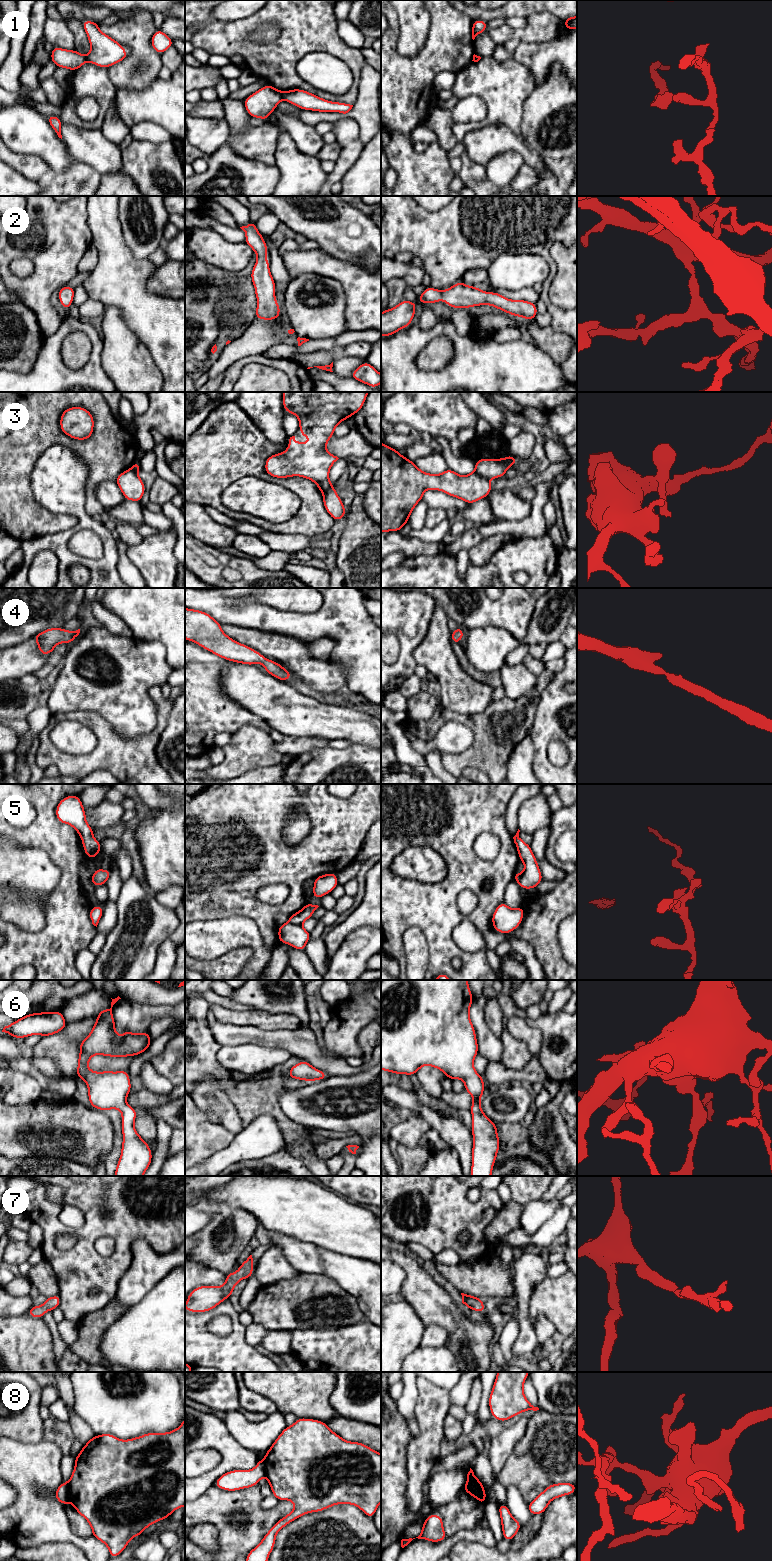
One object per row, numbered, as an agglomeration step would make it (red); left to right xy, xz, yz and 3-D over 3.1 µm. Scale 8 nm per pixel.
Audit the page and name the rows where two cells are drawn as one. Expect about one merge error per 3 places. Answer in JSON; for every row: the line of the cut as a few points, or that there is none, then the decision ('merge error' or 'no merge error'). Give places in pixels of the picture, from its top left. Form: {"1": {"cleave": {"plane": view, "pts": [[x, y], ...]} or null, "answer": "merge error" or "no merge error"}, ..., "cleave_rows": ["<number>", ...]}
{"1": {"cleave": {"plane": "xz", "pts": [[282, 92], [283, 98]]}, "answer": "merge error"}, "2": {"cleave": null, "answer": "no merge error"}, "3": {"cleave": {"plane": "yz", "pts": [[475, 470], [488, 479]]}, "answer": "merge error"}, "4": {"cleave": null, "answer": "no merge error"}, "5": {"cleave": {"plane": "xz", "pts": [[288, 921], [301, 925]]}, "answer": "merge error"}, "6": {"cleave": null, "answer": "no merge error"}, "7": {"cleave": null, "answer": "no merge error"}, "8": {"cleave": {"plane": "xy", "pts": [[67, 1483], [69, 1500]]}, "answer": "merge error"}, "cleave_rows": ["1", "3", "5", "8"]}

